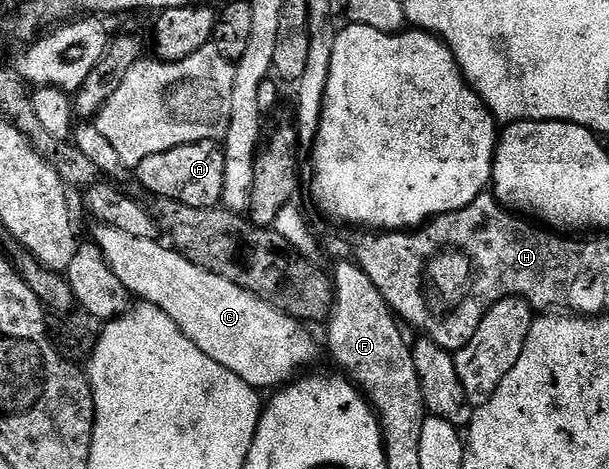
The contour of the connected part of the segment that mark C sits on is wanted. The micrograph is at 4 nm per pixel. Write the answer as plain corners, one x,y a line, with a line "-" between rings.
101,224
93,228
92,242
102,250
124,288
135,299
148,301
172,316
180,332
184,332
204,356
216,360
216,364
224,364
228,372
236,372
240,380
255,390
281,388
302,372
297,370
317,360
318,346
303,323
232,284
232,280
224,280
224,276
216,276
192,264
169,245
161,246
161,241
128,236
128,232

